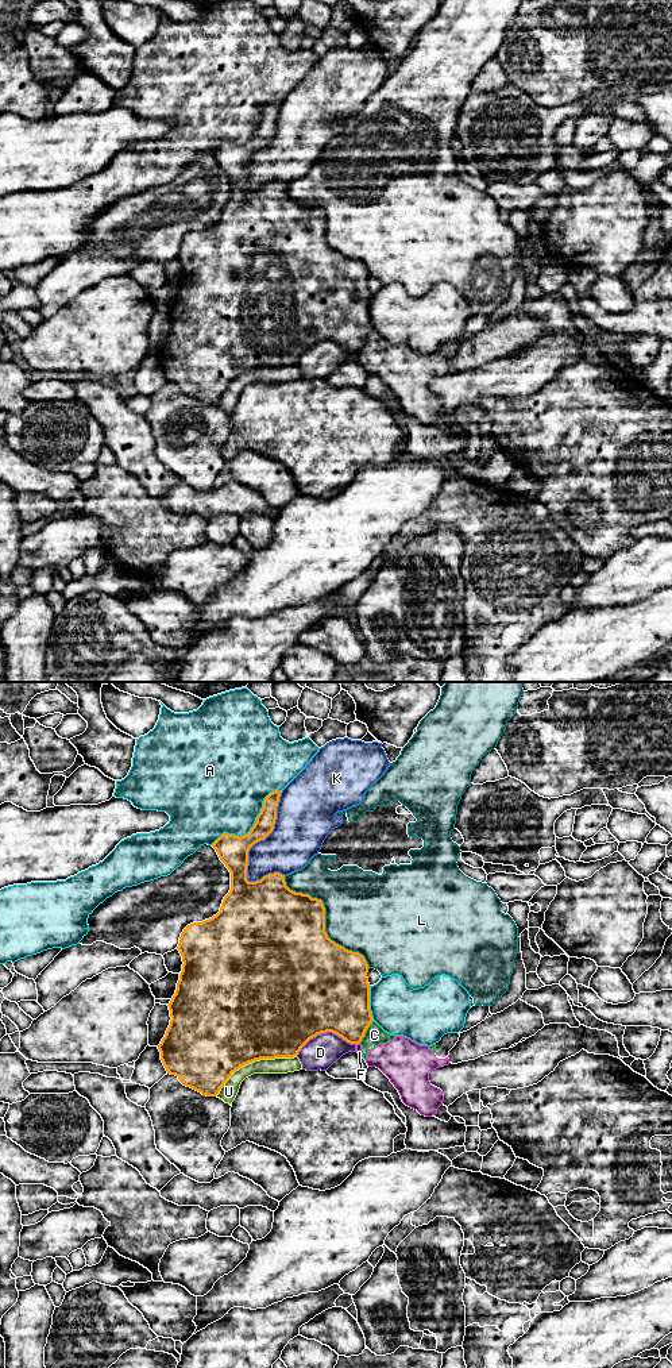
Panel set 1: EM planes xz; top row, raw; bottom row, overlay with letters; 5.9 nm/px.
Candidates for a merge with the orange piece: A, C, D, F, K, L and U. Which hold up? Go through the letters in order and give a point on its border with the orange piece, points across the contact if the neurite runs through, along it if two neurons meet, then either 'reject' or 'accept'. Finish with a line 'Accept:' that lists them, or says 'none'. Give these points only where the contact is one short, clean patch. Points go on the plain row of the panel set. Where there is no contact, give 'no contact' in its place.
A: xz (254, 134) | reject
C: xz (366, 338) | reject
D: xz (325, 340) | reject
F: xz (358, 351) | along xz (359, 350), (356, 354) | reject
K: xz (263, 147) | reject
L: xz (324, 228) | reject
U: xz (253, 369) | reject
Accept: none

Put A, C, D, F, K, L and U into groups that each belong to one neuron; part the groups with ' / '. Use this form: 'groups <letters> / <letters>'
groups A / C F U / D / K / L

